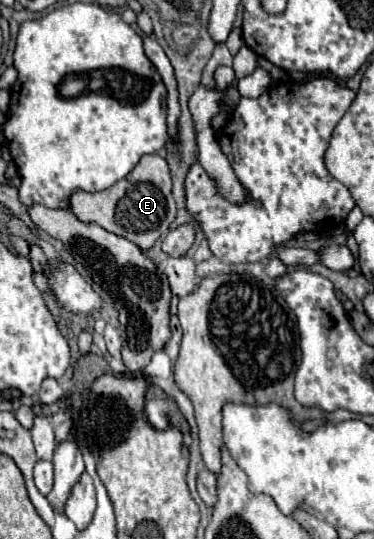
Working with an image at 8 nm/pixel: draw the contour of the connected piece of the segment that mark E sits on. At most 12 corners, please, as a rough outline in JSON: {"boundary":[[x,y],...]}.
{"boundary":[[157,154],[103,192],[73,192],[81,222],[149,250],[175,220]]}

